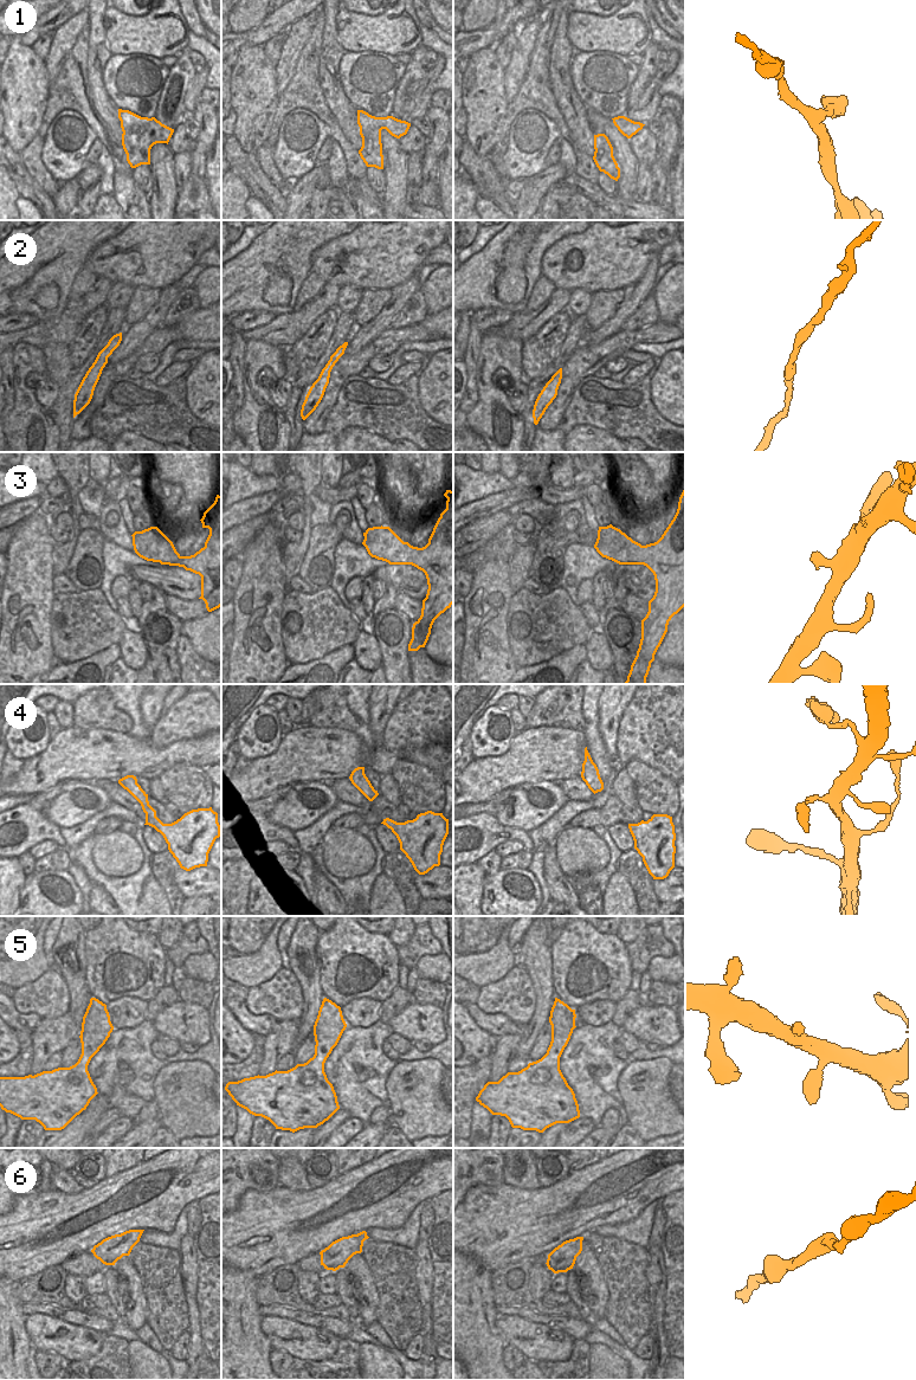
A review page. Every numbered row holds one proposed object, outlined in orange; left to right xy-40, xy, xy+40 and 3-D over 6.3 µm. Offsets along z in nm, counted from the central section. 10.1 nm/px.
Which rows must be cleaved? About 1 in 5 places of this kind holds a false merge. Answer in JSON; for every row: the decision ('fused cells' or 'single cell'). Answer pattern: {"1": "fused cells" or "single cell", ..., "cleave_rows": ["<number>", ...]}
{"1": "single cell", "2": "single cell", "3": "single cell", "4": "single cell", "5": "single cell", "6": "single cell", "cleave_rows": []}

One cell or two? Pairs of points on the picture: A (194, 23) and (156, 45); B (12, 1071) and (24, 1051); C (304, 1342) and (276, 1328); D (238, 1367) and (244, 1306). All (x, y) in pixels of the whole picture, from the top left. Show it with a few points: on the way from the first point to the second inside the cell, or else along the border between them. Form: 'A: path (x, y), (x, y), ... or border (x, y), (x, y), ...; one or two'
A: border (180, 12), (189, 30); two
B: path (17, 1066), (24, 1056); one
C: path (301, 1335), (284, 1334); one
D: path (243, 1352), (243, 1321); one

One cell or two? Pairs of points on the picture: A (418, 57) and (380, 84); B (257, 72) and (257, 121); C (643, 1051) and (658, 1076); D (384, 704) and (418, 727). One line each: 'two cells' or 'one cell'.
A: two cells
B: one cell
C: two cells
D: two cells

